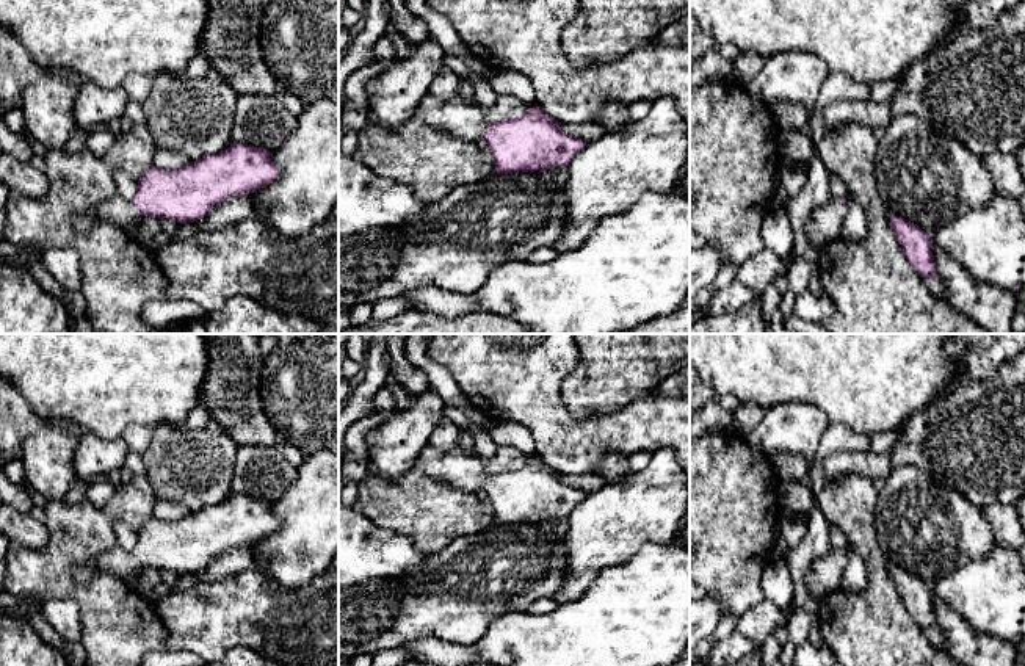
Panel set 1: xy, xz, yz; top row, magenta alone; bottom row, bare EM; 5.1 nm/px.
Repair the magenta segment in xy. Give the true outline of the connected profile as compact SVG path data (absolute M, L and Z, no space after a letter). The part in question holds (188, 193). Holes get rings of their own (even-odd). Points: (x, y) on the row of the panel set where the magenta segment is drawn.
M246 144L190 161L177 169L152 166L139 180L132 201L119 194L72 218L77 232L99 219L129 232L141 216L169 218L180 224L204 218L215 205L273 183L279 176L273 152Z

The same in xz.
M428 92L412 118L465 141L484 139L497 174L544 172L567 166L588 144L564 133L561 122L536 103L514 119L489 122L475 97L465 99L456 92L450 99L440 99Z

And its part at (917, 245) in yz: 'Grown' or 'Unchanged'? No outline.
Unchanged

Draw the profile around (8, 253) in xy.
M5 238L0 241L0 260L8 262L14 268L27 270L30 265L30 260L25 260L20 255L20 251L17 246L11 244Z

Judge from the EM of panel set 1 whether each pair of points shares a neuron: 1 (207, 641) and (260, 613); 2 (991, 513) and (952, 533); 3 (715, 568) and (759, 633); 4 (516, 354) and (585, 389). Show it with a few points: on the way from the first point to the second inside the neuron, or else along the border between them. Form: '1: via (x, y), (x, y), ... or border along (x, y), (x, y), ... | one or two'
1: via (220, 629), (235, 613), (248, 613) | one
2: border along (981, 510), (996, 542) | two
3: border along (765, 599), (737, 619) | two
4: border along (579, 350), (561, 383), (569, 414) | two

